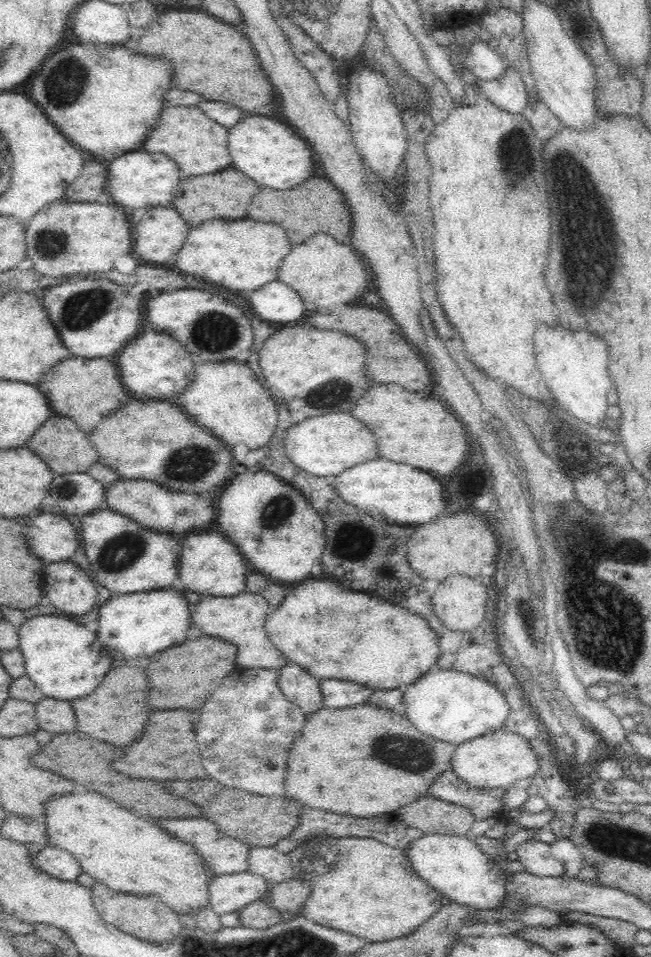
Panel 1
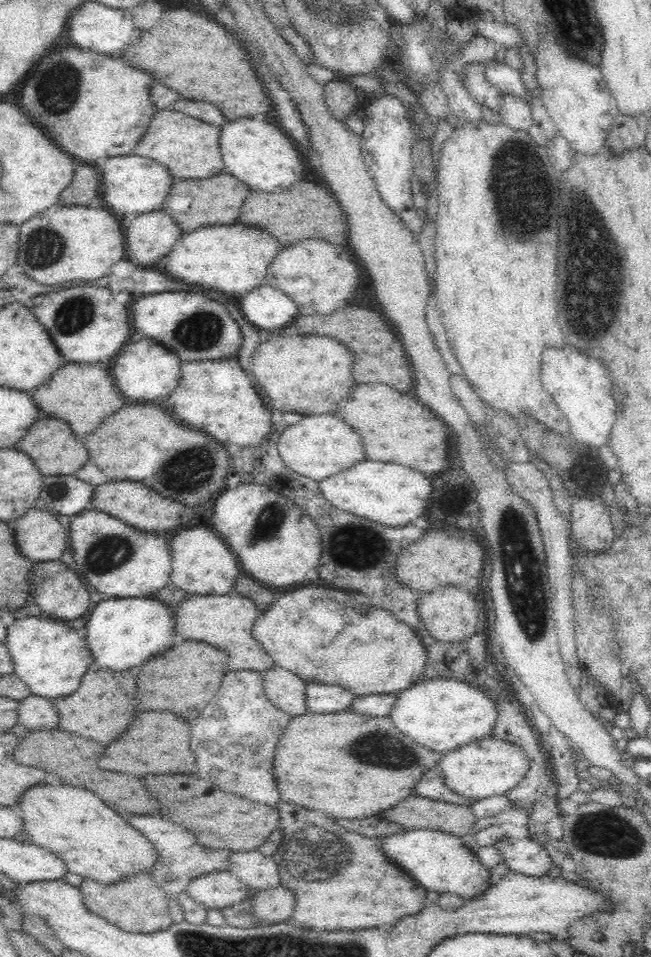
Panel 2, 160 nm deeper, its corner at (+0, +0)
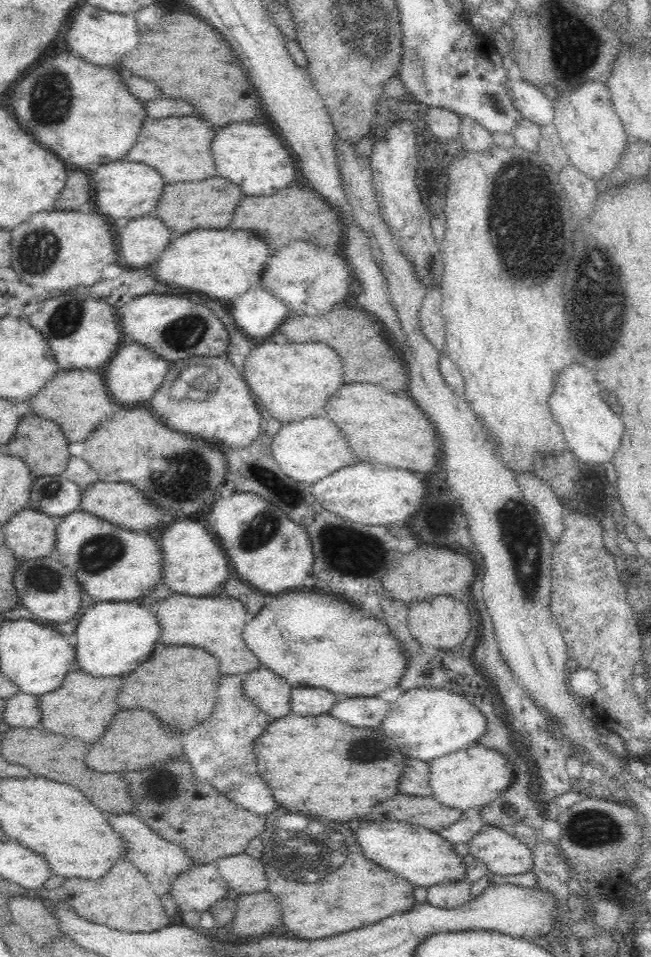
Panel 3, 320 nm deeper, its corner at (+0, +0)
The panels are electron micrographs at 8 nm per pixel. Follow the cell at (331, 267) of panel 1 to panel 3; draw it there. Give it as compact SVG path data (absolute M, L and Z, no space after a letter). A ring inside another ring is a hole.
M298 242L278 250L274 256L268 258L262 276L262 288L274 294L276 298L284 298L284 305L296 314L312 314L322 316L330 312L335 306L341 305L340 300L348 296L348 274L351 270L344 258L336 254L328 254L324 248L318 248L308 242ZM308 254L308 256L306 256ZM308 278L308 288L306 288ZM308 290L308 292L306 292ZM308 300L308 302L306 302ZM312 308L312 310L308 310Z

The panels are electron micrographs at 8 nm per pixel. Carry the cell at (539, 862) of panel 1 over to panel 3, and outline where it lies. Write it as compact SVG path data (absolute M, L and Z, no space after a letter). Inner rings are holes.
M485 825L466 844L469 847L468 860L484 863L490 874L522 874L528 871L528 868L532 868L530 849L516 837L512 837L494 825Z

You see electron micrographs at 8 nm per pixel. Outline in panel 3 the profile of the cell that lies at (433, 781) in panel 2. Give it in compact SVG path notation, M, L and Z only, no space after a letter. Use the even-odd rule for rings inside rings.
M408 759L404 762L404 772L400 774L398 780L398 793L412 796L432 795L430 783L428 783L429 762L421 760Z

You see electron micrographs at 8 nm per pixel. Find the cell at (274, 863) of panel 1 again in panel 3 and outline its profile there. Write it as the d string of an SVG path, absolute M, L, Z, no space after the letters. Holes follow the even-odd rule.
M240 853L216 859L215 863L232 896L266 891L264 863L260 859Z

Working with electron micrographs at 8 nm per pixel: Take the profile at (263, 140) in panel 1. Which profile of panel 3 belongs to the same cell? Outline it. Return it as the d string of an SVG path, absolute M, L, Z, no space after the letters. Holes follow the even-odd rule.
M254 122L230 123L220 130L212 140L212 163L216 167L216 176L228 178L248 196L270 196L276 190L289 187L297 178L298 168L292 152L278 139L268 126L256 126Z

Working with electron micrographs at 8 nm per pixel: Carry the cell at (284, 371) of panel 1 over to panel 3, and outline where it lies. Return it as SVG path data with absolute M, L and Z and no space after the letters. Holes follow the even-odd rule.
M264 342L253 348L244 362L242 376L252 394L262 400L263 410L268 410L276 420L302 420L322 416L324 402L342 384L342 364L336 351L326 344L277 344Z

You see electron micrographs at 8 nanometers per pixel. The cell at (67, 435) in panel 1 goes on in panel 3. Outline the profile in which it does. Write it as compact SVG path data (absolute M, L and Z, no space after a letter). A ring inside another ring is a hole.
M34 414L24 415L18 420L12 440L5 444L2 451L10 456L21 458L33 477L59 475L60 472L64 472L66 462L71 457L68 453L68 441L60 427L52 420L44 420Z

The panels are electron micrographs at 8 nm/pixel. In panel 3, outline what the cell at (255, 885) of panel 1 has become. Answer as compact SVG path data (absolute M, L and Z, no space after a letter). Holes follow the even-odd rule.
M216 863L195 864L172 880L169 894L180 911L207 911L216 900L231 895L226 881L216 869Z

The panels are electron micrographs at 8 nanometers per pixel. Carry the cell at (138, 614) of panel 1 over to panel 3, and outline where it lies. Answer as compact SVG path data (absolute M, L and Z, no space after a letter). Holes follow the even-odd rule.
M92 602L74 631L75 664L78 670L95 677L120 676L132 672L136 666L148 660L154 644L160 638L160 626L154 610L138 602Z

